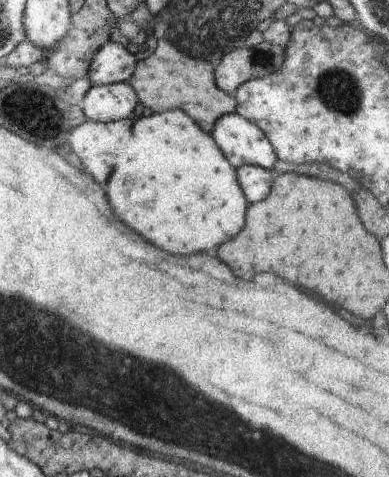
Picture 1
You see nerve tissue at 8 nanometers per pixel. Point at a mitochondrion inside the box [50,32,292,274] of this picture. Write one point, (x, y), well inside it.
(262, 58)

